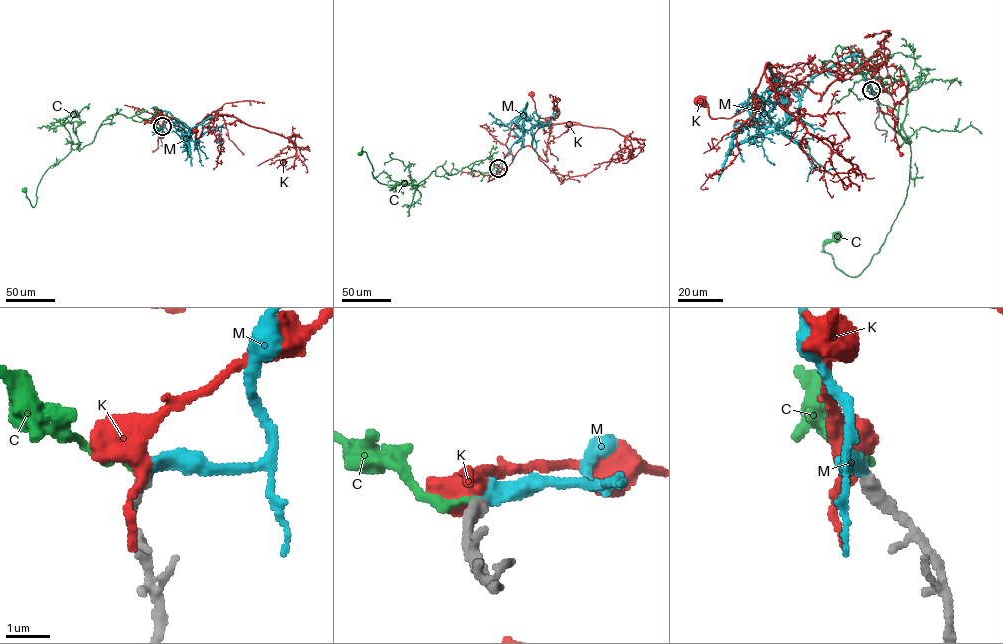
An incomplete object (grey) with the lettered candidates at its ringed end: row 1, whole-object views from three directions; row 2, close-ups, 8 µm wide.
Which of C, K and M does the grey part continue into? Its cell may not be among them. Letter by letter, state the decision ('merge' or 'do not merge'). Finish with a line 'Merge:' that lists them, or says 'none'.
C: do not merge
K: do not merge
M: merge
Merge: M

